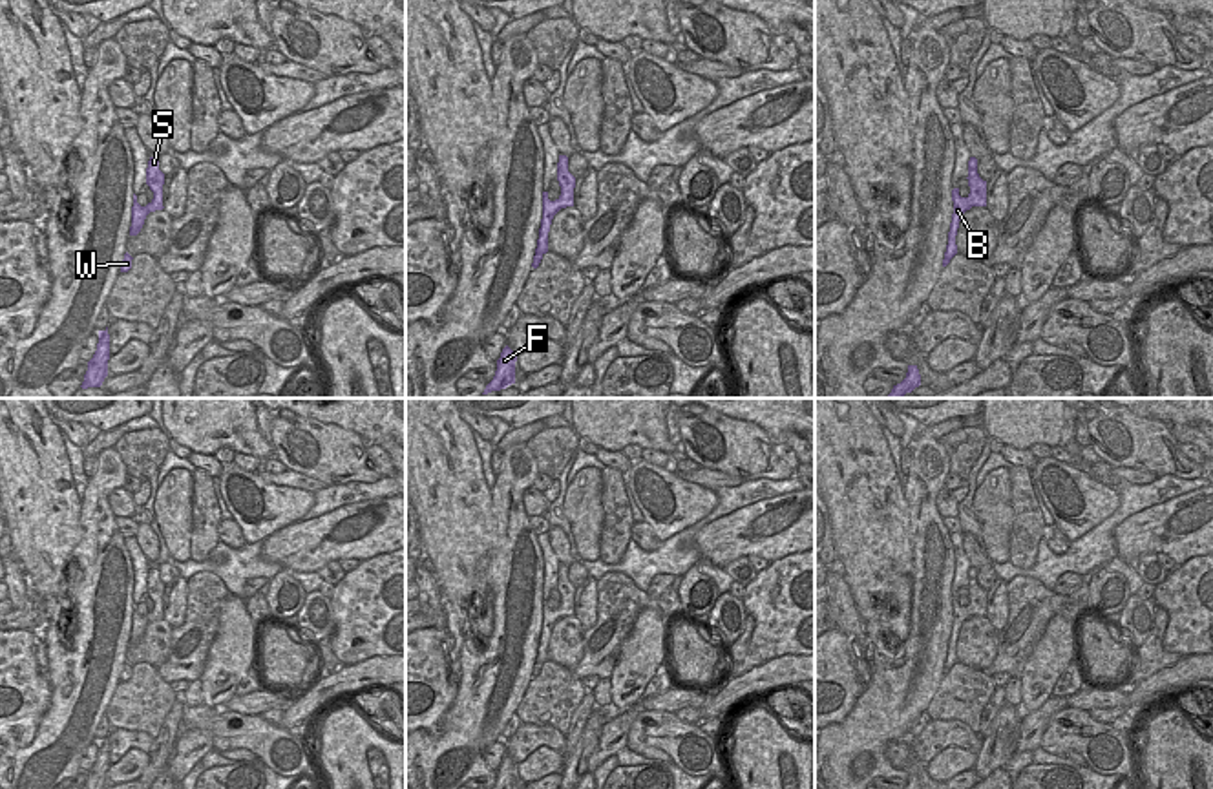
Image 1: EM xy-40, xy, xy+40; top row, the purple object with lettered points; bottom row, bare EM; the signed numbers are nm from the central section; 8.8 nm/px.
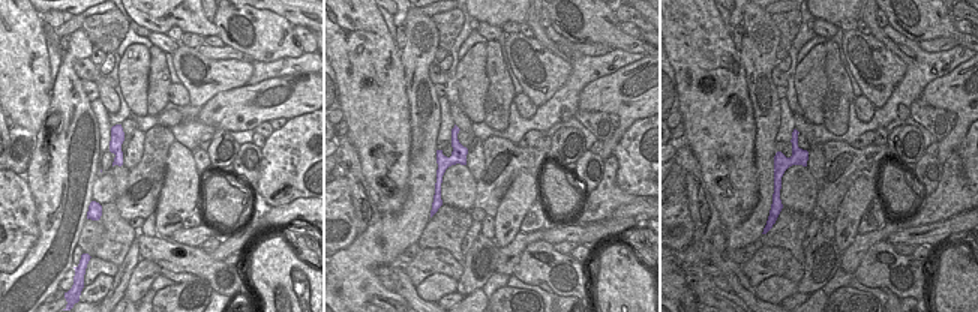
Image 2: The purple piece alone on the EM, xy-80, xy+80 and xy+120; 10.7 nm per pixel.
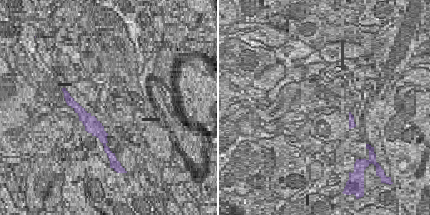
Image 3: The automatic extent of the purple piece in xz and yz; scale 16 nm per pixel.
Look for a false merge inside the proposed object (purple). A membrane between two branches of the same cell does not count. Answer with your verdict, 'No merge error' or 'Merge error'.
Merge error

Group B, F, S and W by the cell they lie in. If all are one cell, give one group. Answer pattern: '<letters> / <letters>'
B S / F W

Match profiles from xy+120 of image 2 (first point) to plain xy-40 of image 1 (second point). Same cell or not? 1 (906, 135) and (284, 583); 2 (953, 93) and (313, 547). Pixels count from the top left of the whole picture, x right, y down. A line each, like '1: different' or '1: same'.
1: same
2: same

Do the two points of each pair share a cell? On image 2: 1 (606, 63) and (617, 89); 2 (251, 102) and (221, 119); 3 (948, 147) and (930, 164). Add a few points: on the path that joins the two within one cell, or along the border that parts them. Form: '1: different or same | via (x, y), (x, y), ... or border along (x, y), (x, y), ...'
1: different | border along (642, 56), (590, 81), (581, 92)
2: same | via (243, 108), (228, 111)
3: different | border along (936, 158), (941, 165)

